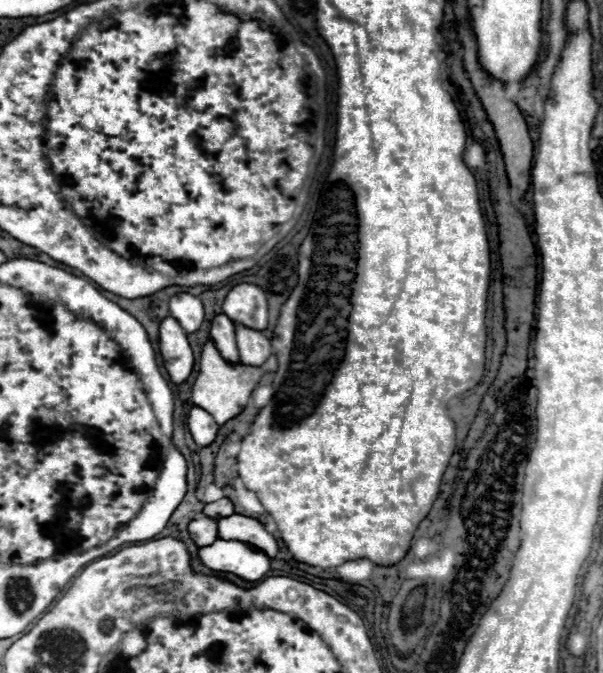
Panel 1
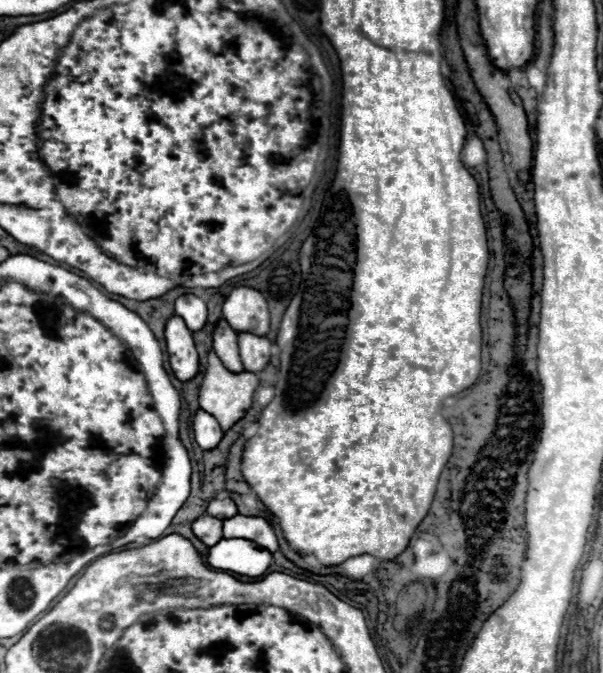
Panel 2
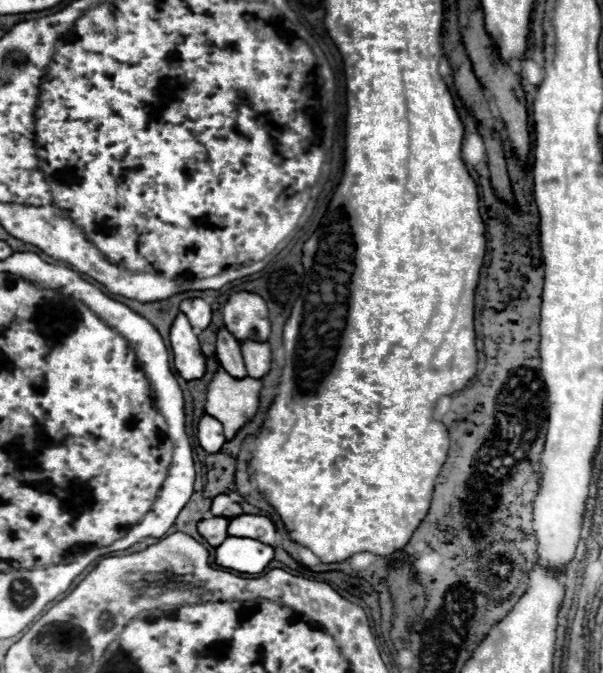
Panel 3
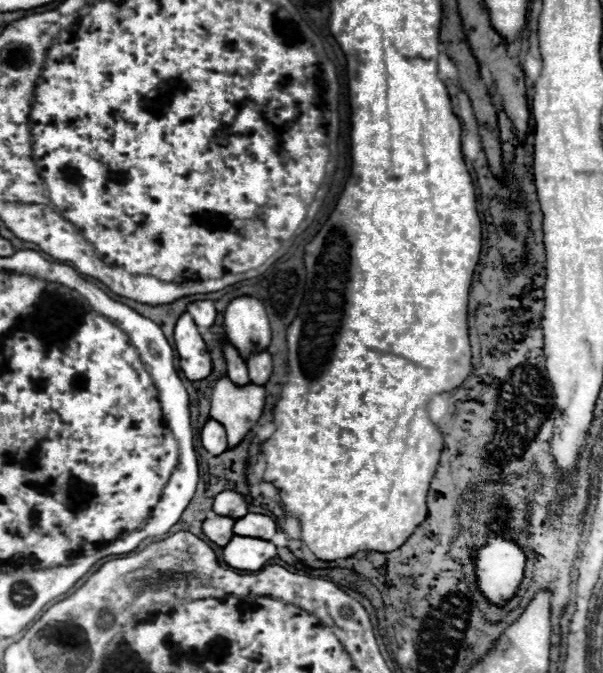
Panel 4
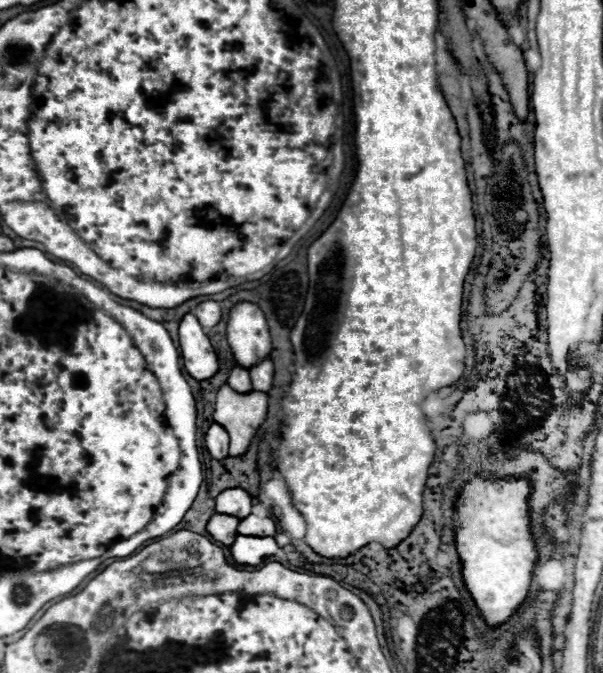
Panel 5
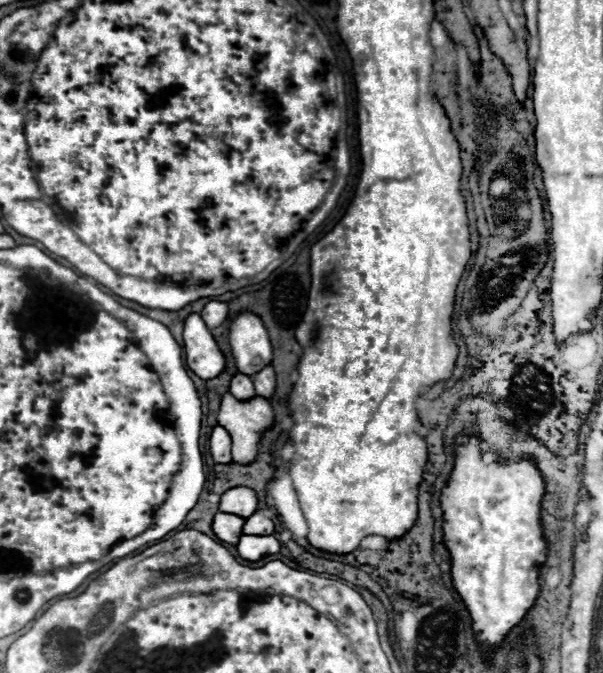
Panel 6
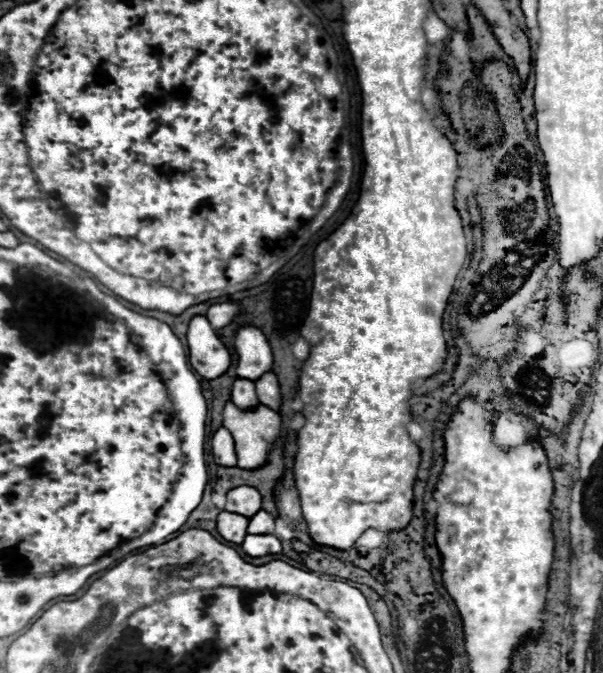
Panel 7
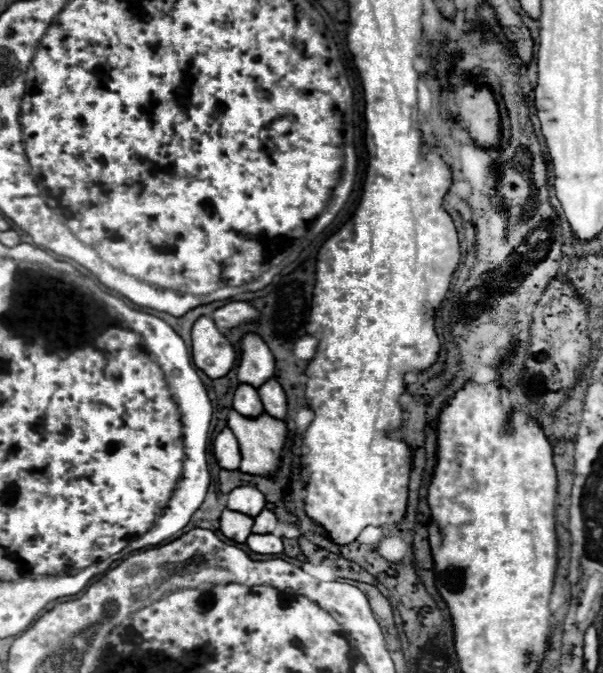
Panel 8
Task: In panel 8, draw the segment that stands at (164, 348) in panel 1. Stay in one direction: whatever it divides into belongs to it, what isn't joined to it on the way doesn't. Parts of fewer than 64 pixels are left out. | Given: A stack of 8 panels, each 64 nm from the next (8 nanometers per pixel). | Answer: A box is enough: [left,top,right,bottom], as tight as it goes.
[192,316,236,378]

